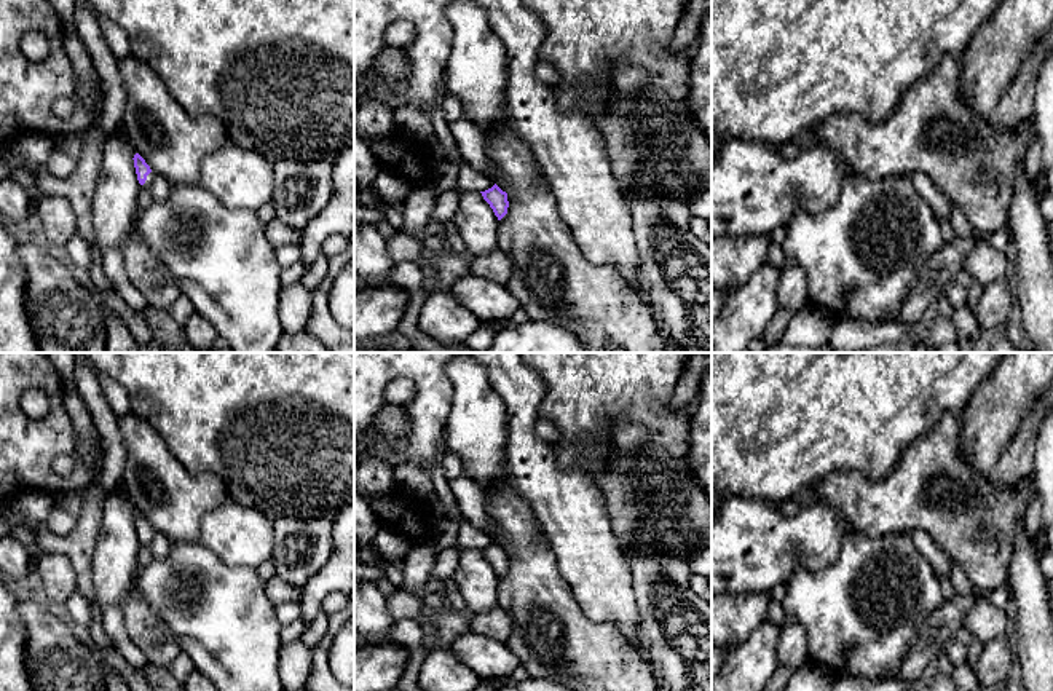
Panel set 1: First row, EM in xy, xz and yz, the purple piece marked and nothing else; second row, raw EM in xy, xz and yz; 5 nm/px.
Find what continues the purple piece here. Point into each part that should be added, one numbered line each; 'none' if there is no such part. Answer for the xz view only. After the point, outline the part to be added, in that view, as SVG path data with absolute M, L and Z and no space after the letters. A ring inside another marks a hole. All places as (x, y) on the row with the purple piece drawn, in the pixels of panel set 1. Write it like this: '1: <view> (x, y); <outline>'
none

